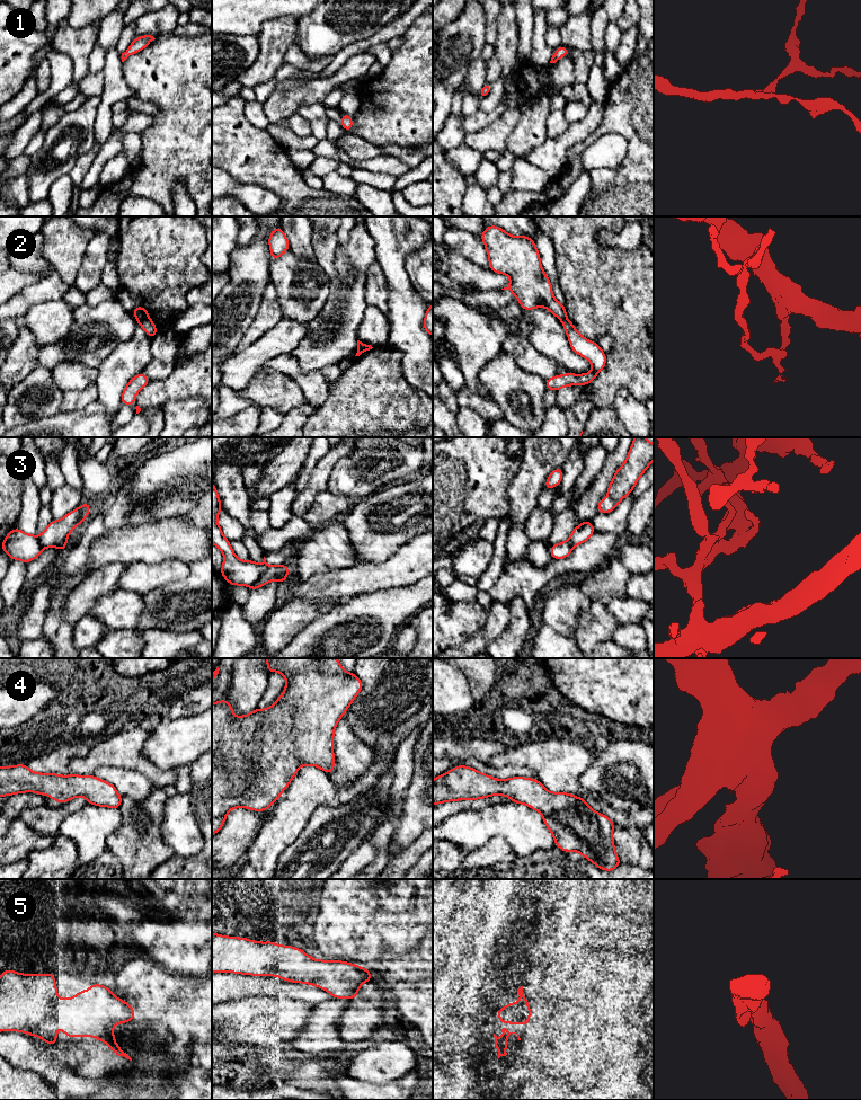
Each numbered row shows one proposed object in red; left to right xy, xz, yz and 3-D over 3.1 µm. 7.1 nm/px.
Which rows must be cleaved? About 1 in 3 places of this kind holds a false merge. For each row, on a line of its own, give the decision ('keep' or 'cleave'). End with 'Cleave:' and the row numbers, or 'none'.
1: keep
2: cleave
3: cleave
4: keep
5: keep
Cleave: 2, 3

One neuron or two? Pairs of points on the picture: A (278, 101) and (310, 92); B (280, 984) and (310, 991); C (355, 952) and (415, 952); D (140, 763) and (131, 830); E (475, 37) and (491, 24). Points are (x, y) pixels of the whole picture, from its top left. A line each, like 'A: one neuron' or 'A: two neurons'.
A: one neuron
B: one neuron
C: one neuron
D: two neurons
E: two neurons

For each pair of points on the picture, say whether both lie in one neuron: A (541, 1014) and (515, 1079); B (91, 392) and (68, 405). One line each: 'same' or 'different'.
A: same
B: same

